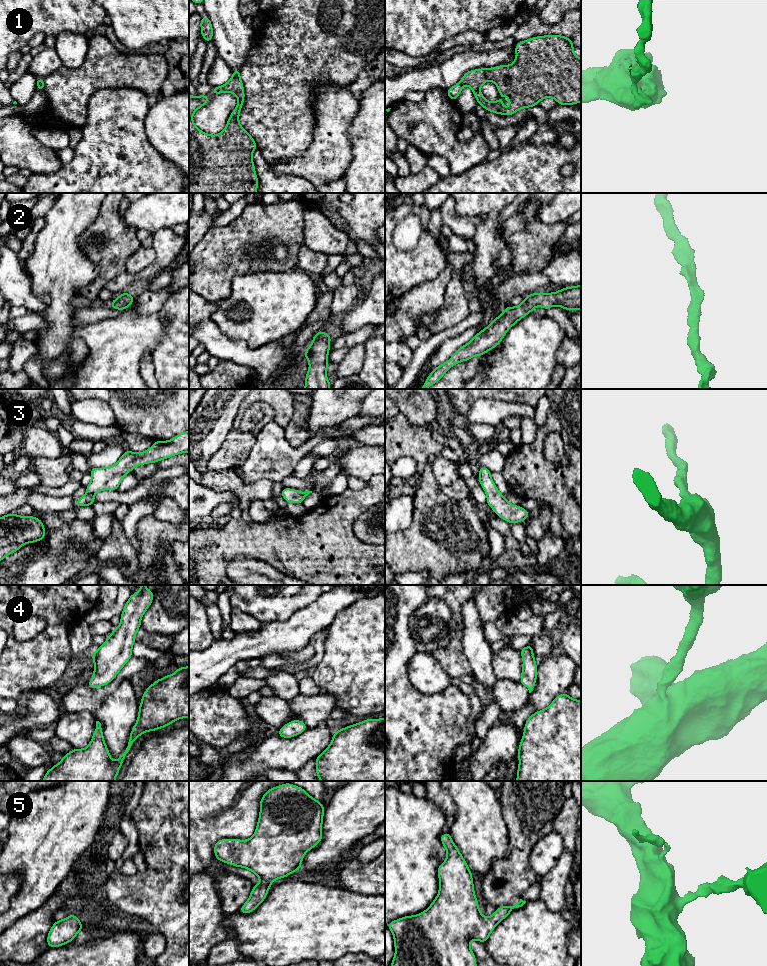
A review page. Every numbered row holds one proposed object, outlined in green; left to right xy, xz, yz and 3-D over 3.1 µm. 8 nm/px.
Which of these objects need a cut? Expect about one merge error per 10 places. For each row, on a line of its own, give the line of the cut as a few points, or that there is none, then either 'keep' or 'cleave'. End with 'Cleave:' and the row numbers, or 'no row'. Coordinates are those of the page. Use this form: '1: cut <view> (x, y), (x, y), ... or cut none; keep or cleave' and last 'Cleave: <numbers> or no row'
1: cut yz (460, 81), (462, 85); cleave
2: cut none; keep
3: cut none; keep
4: cut none; keep
5: cut none; keep
Cleave: 1

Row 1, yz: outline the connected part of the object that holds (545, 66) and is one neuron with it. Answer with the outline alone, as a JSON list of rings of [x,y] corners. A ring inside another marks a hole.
[[[545,35],[529,38],[515,45],[517,57],[511,65],[499,65],[493,68],[481,68],[466,72],[461,78],[462,85],[469,86],[478,102],[486,111],[511,116],[522,108],[537,106],[544,98],[553,98],[559,105],[574,105],[581,102],[581,58],[573,53],[574,43],[570,38],[561,35]],[[492,81],[496,84],[500,98],[496,102],[487,101],[482,95],[480,87],[486,82]],[[503,95],[509,97],[509,109],[503,106]]]

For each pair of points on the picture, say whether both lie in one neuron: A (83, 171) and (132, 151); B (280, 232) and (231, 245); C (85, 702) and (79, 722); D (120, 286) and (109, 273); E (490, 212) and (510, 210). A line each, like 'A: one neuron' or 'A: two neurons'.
A: one neuron
B: one neuron
C: two neurons
D: two neurons
E: two neurons

